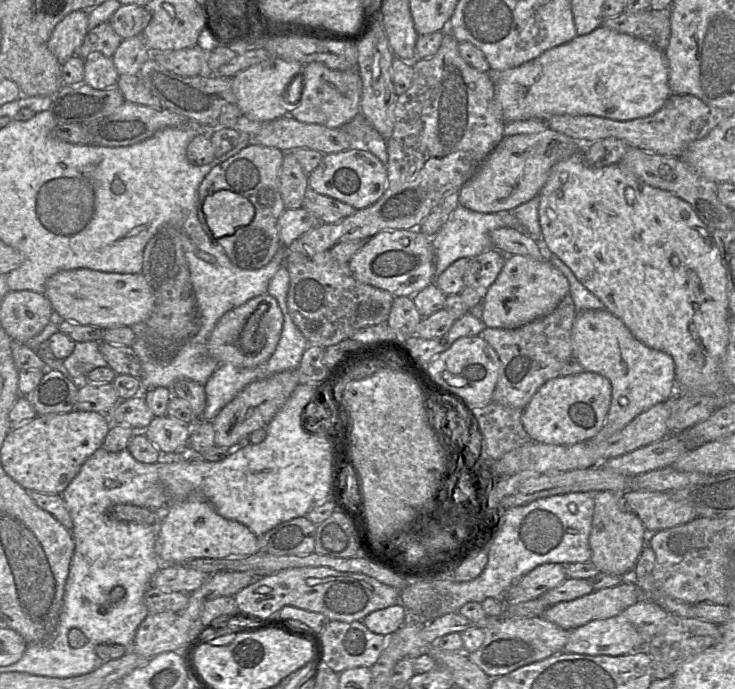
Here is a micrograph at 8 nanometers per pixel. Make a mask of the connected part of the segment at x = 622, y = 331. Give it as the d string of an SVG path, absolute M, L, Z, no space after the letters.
M606 309L577 312L572 330L573 355L584 371L606 377L612 388L610 407L594 441L605 441L620 431L641 412L673 396L675 367L672 357L636 339L624 323Z

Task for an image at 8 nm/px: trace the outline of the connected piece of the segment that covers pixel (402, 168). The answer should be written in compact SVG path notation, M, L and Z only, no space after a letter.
M447 27L438 52L433 57L413 62L412 85L397 97L394 129L390 138L386 140L387 186L380 199L336 223L321 223L294 240L285 247L285 265L287 256L292 253L314 255L330 250L341 242L368 240L384 230L417 229L446 197L459 193L480 164L504 138L505 121L501 105L495 96L492 74L470 66L460 56L458 46L459 42Z

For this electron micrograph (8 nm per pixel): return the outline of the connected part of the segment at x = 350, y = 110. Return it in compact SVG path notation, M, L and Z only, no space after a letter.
M357 61L357 70L351 70L351 71L332 70L321 62L311 62L307 65L303 65L301 75L302 75L302 94L301 94L301 98L299 101L299 105L296 108L290 110L290 112L288 113L288 115L290 115L295 120L303 122L303 123L308 123L308 124L319 124L319 125L326 126L328 128L340 128L344 124L352 120L354 117L361 114L360 113L360 101L361 101L361 94L362 94L362 81L361 81L359 72L358 72L358 61Z

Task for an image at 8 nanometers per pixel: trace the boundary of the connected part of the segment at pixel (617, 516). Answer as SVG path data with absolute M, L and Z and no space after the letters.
M599 491L594 493L594 514L589 536L591 562L600 572L630 576L647 544L649 533L639 517L621 505L619 493Z

